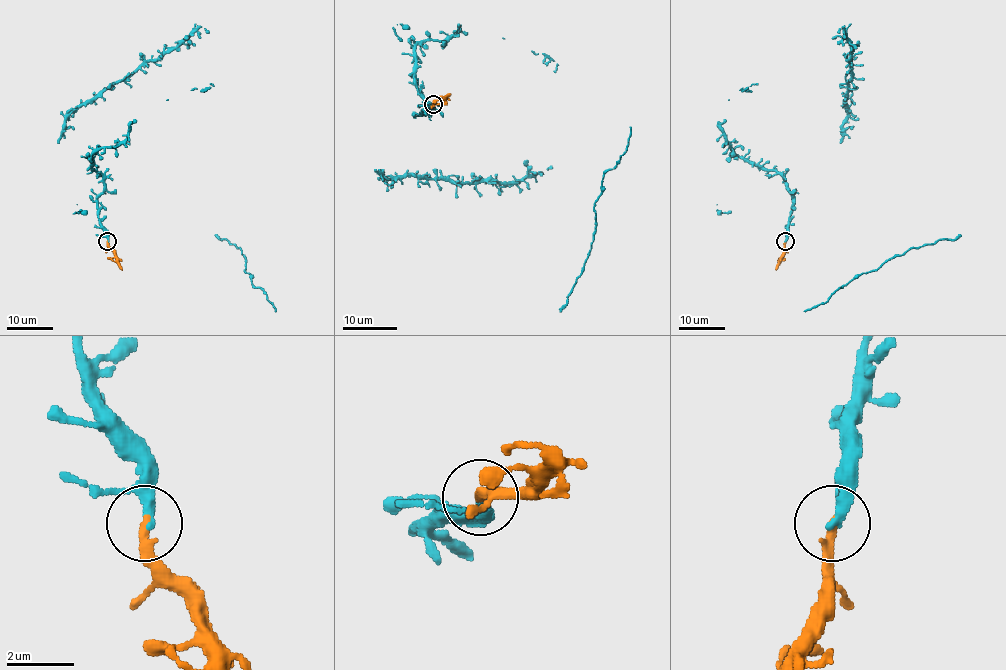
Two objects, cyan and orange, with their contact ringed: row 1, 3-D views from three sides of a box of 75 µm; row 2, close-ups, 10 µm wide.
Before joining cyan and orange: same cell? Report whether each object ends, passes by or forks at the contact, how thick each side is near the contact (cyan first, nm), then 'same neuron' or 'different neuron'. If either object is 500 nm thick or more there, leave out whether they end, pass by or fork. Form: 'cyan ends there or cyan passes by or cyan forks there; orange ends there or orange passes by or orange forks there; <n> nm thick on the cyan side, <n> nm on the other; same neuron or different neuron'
cyan ends there; orange ends there; 340 nm thick on the cyan side, 300 nm on the other; same neuron

